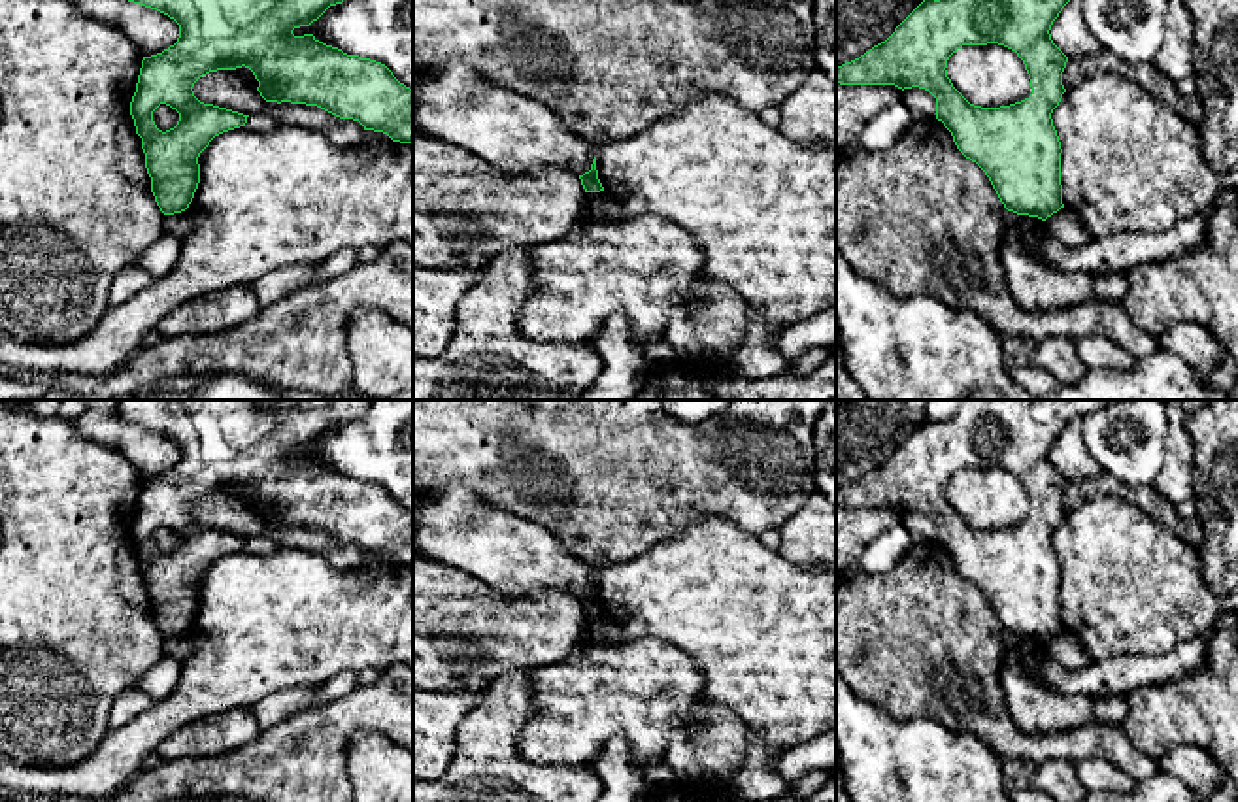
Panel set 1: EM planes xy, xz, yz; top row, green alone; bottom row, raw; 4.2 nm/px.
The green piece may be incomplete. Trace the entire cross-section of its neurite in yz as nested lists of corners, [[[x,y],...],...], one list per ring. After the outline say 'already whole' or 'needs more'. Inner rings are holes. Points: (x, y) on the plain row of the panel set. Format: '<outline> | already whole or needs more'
[[[961,400],[947,421],[925,421],[881,466],[836,489],[840,508],[919,510],[936,521],[936,542],[951,555],[957,572],[989,600],[1000,625],[1017,638],[1046,643],[1062,627],[1061,564],[1051,536],[1066,515],[1062,494],[1068,479],[1053,466],[1051,447],[1074,421],[1108,400]],[[998,466],[1017,476],[1032,517],[1021,525],[981,530],[970,526],[947,500],[947,483],[962,468]]] | already whole

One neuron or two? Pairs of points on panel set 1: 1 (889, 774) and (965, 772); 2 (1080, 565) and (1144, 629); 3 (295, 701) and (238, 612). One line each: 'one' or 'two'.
1: one
2: one
3: two

